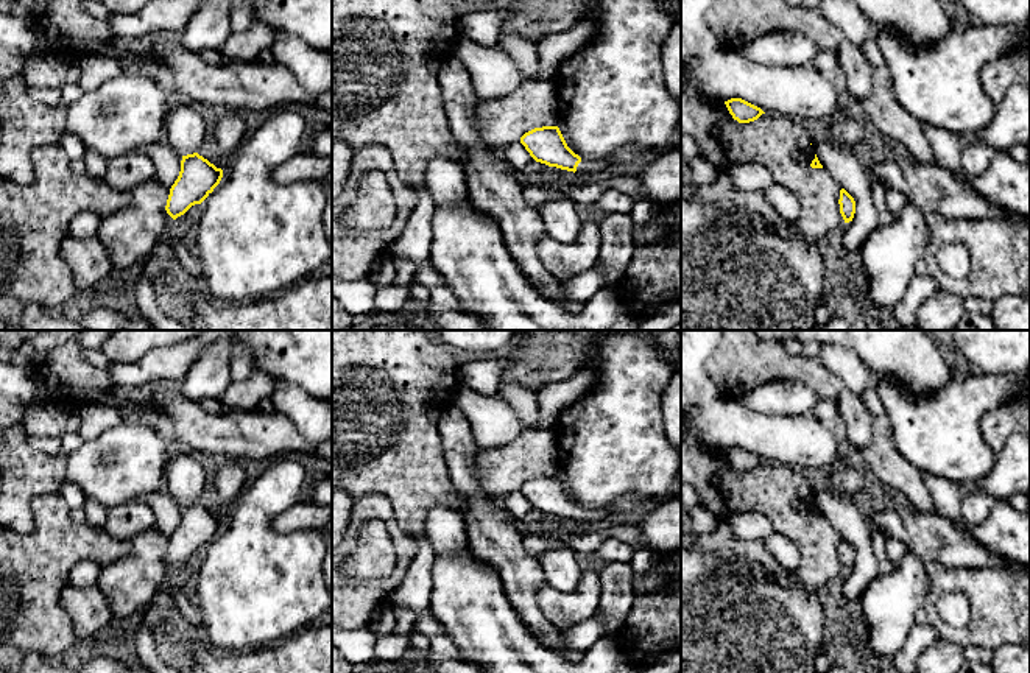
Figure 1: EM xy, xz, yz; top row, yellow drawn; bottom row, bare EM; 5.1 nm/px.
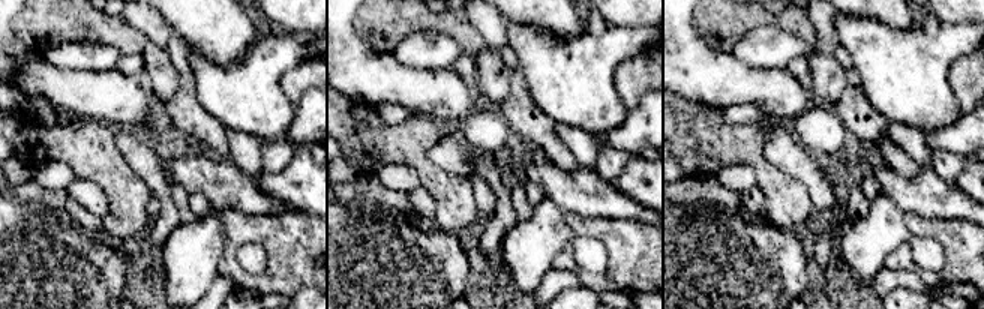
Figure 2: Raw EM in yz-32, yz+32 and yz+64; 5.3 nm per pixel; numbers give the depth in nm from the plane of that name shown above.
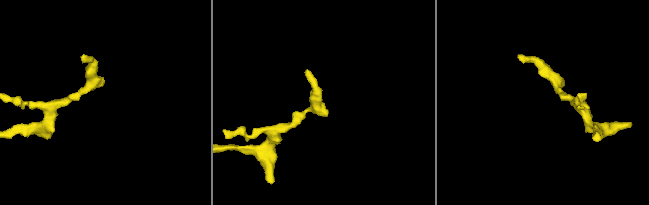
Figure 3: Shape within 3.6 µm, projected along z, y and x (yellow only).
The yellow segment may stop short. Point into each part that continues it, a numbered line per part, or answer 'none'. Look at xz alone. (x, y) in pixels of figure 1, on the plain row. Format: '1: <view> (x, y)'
1: xz (631, 500)

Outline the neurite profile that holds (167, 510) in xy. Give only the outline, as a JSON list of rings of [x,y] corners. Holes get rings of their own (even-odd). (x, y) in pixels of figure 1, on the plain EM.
[[[165,488],[146,494],[140,500],[153,509],[159,531],[171,537],[179,525],[182,505]]]

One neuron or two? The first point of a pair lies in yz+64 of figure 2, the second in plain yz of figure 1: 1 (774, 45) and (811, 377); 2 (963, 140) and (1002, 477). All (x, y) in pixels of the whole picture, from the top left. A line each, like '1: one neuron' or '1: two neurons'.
1: two neurons
2: one neuron

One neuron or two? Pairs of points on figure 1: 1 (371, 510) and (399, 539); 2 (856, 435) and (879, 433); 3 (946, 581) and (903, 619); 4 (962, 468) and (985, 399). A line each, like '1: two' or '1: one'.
1: one
2: two
3: two
4: one

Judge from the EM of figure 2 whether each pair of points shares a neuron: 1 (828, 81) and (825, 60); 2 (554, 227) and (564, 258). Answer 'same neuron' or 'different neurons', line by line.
1: same neuron
2: different neurons

